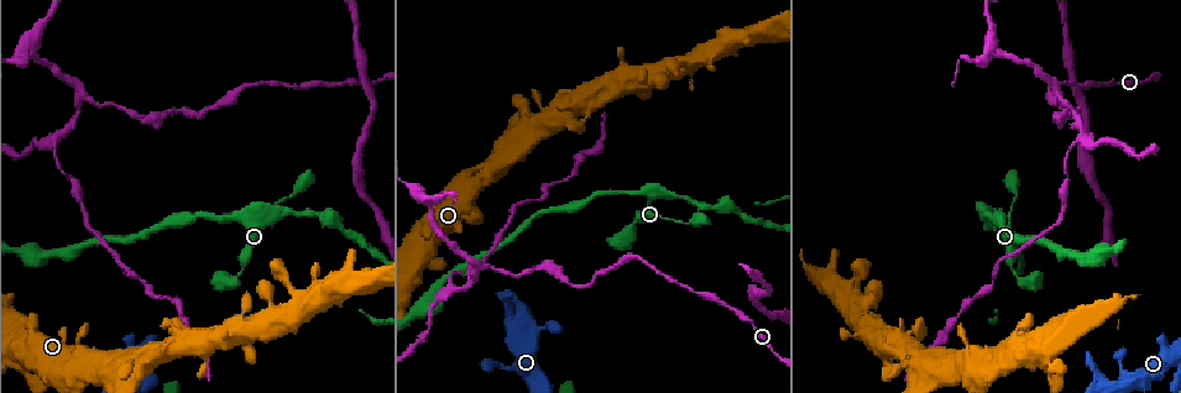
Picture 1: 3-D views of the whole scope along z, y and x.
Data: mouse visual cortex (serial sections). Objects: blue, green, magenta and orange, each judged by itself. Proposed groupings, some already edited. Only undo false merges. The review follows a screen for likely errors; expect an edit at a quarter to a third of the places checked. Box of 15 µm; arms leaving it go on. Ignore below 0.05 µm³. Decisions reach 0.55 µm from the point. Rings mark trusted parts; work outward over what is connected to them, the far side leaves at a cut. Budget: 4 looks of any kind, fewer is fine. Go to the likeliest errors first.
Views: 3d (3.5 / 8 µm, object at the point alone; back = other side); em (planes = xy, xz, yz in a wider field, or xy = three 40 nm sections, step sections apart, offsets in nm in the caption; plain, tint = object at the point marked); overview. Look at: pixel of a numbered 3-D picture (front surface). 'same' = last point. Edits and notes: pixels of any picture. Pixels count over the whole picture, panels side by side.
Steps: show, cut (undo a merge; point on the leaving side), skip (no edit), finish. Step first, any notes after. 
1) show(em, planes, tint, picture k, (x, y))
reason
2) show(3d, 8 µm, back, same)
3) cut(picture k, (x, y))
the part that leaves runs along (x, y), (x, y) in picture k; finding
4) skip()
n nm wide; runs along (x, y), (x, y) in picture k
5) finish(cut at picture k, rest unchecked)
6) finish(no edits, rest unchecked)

show(3d, 3.5 µm, picture 1, (651, 194))
a fork

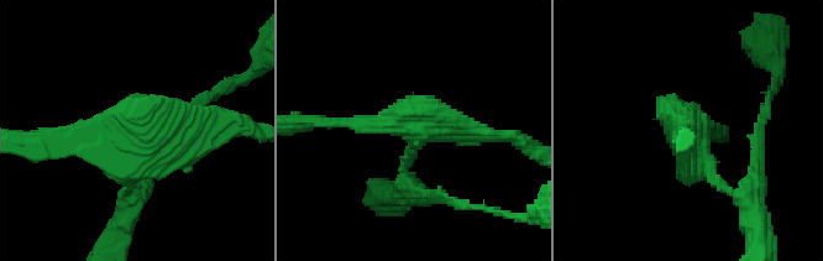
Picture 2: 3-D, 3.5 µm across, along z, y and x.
show(em, xy, step 5, tint, picture 2, (138, 140))

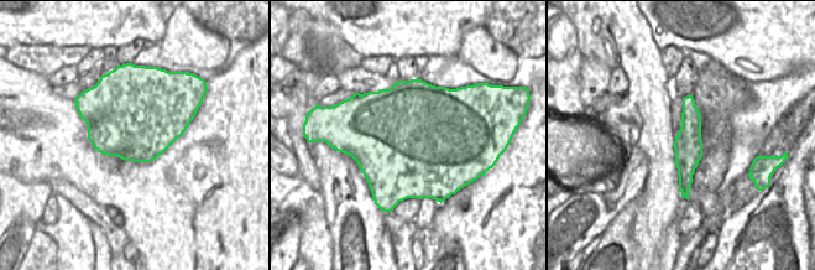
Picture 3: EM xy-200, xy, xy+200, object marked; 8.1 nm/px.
skip()
950 nm wide; runs along (405, 182), (413, 125), (341, 123) in picture 2; one cell here

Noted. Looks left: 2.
show(3d, 3.5 µm, picture 1, (1060, 97))
abrupt turn

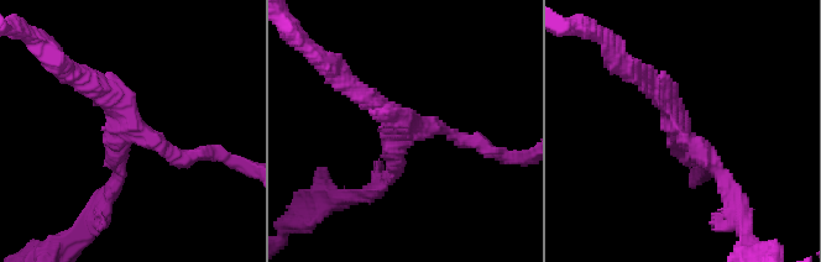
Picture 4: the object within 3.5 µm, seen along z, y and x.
show(em, xy, step 5, tint, picture 4, (409, 132))
3 arms; arms of 200, 200, 250 nm; now the EM

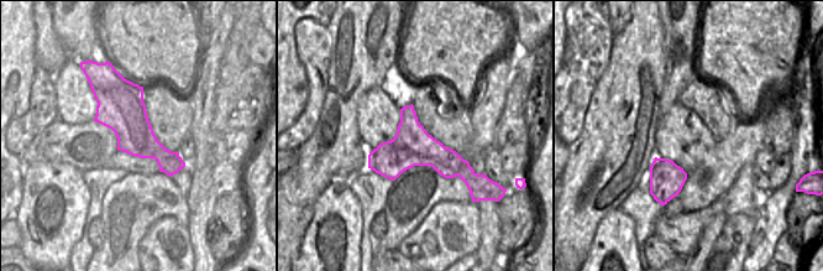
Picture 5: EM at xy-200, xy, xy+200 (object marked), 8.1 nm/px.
skip()
320 nm wide; runs along (479, 143), (414, 127), (387, 178) in picture 4; all the same cell

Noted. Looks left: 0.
finish(no edits, rest unchecked)

